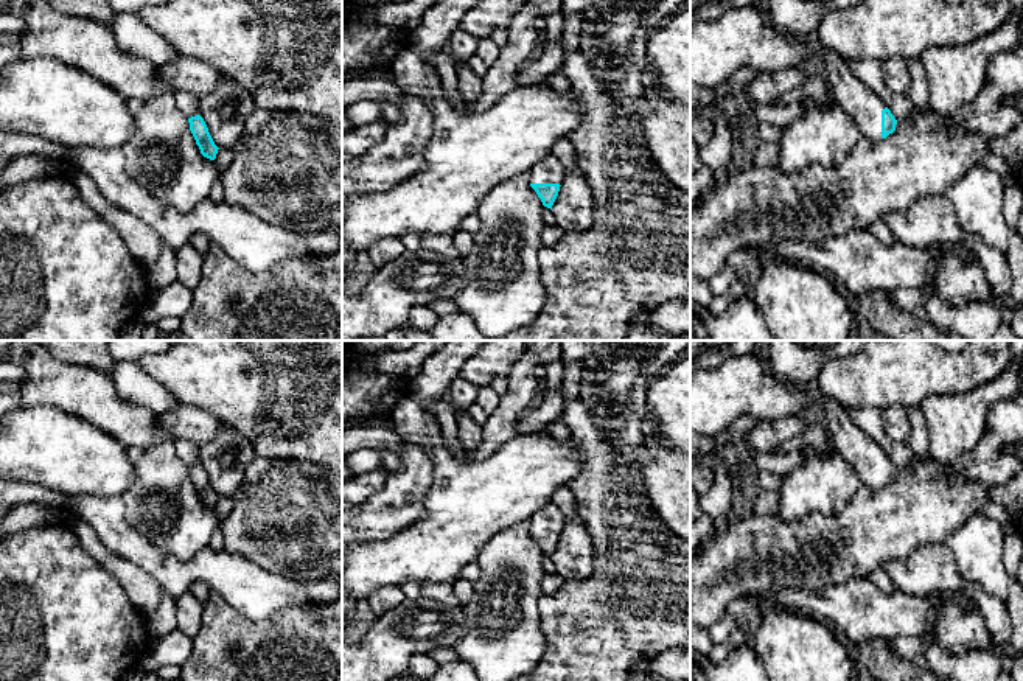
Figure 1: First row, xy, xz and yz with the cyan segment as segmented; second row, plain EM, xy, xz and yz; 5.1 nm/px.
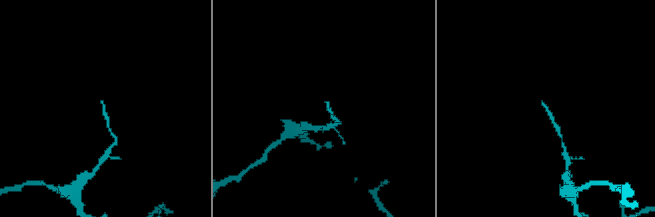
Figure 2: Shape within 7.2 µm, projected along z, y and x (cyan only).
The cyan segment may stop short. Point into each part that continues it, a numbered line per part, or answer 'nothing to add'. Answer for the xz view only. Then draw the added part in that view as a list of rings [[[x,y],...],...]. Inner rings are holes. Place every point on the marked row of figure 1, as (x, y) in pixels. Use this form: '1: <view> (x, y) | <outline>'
1: xz (549, 170) | [[[552,154],[535,163],[529,171],[530,183],[561,183],[564,180],[566,168]]]

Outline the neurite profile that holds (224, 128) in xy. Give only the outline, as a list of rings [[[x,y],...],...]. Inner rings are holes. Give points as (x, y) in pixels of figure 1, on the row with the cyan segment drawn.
[[[224,76],[211,93],[201,98],[199,109],[215,145],[233,148],[257,106],[241,84]]]

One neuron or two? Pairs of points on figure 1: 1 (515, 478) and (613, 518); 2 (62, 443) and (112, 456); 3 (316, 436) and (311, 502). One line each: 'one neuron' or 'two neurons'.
1: two neurons
2: one neuron
3: two neurons

